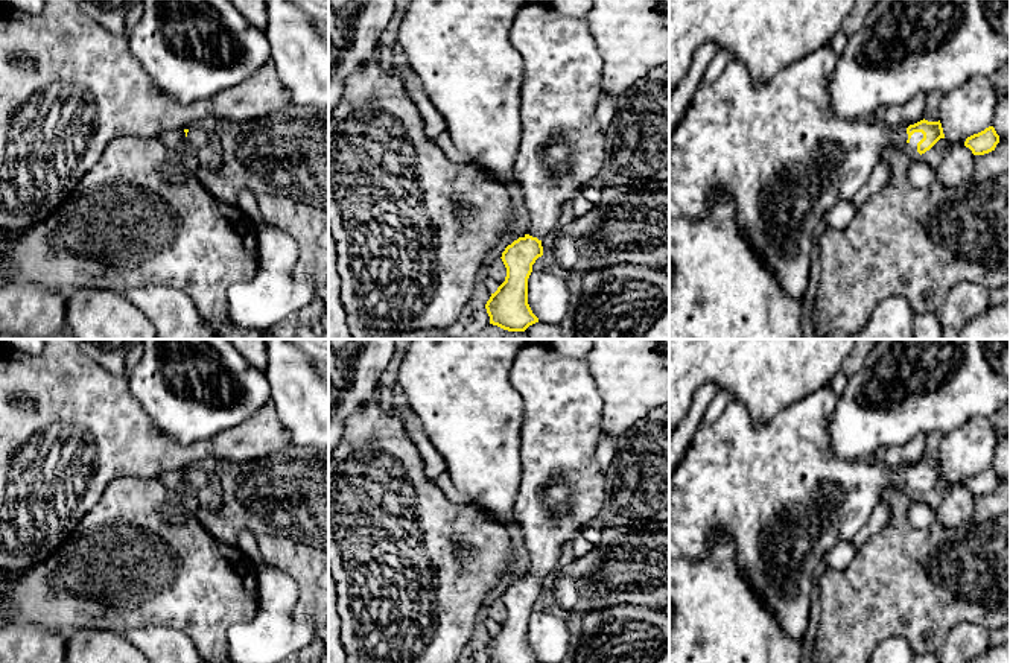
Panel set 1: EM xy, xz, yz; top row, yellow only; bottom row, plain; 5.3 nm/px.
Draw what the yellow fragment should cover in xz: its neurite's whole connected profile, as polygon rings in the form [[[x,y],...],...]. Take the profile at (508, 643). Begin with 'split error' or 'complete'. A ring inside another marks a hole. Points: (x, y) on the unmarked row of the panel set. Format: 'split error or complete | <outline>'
split error | [[[526,342],[513,362],[510,382],[523,403],[522,482],[514,522],[523,531],[531,563],[526,575],[502,593],[507,617],[485,649],[490,663],[538,663],[528,645],[528,619],[532,605],[543,596],[542,581],[560,569],[563,546],[583,534],[605,503],[605,471],[596,459],[604,403],[587,360],[561,356],[549,344]]]

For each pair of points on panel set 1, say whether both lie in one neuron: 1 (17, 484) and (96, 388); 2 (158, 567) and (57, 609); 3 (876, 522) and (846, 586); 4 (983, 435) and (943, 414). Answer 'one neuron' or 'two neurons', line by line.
1: one neuron
2: one neuron
3: two neurons
4: two neurons

